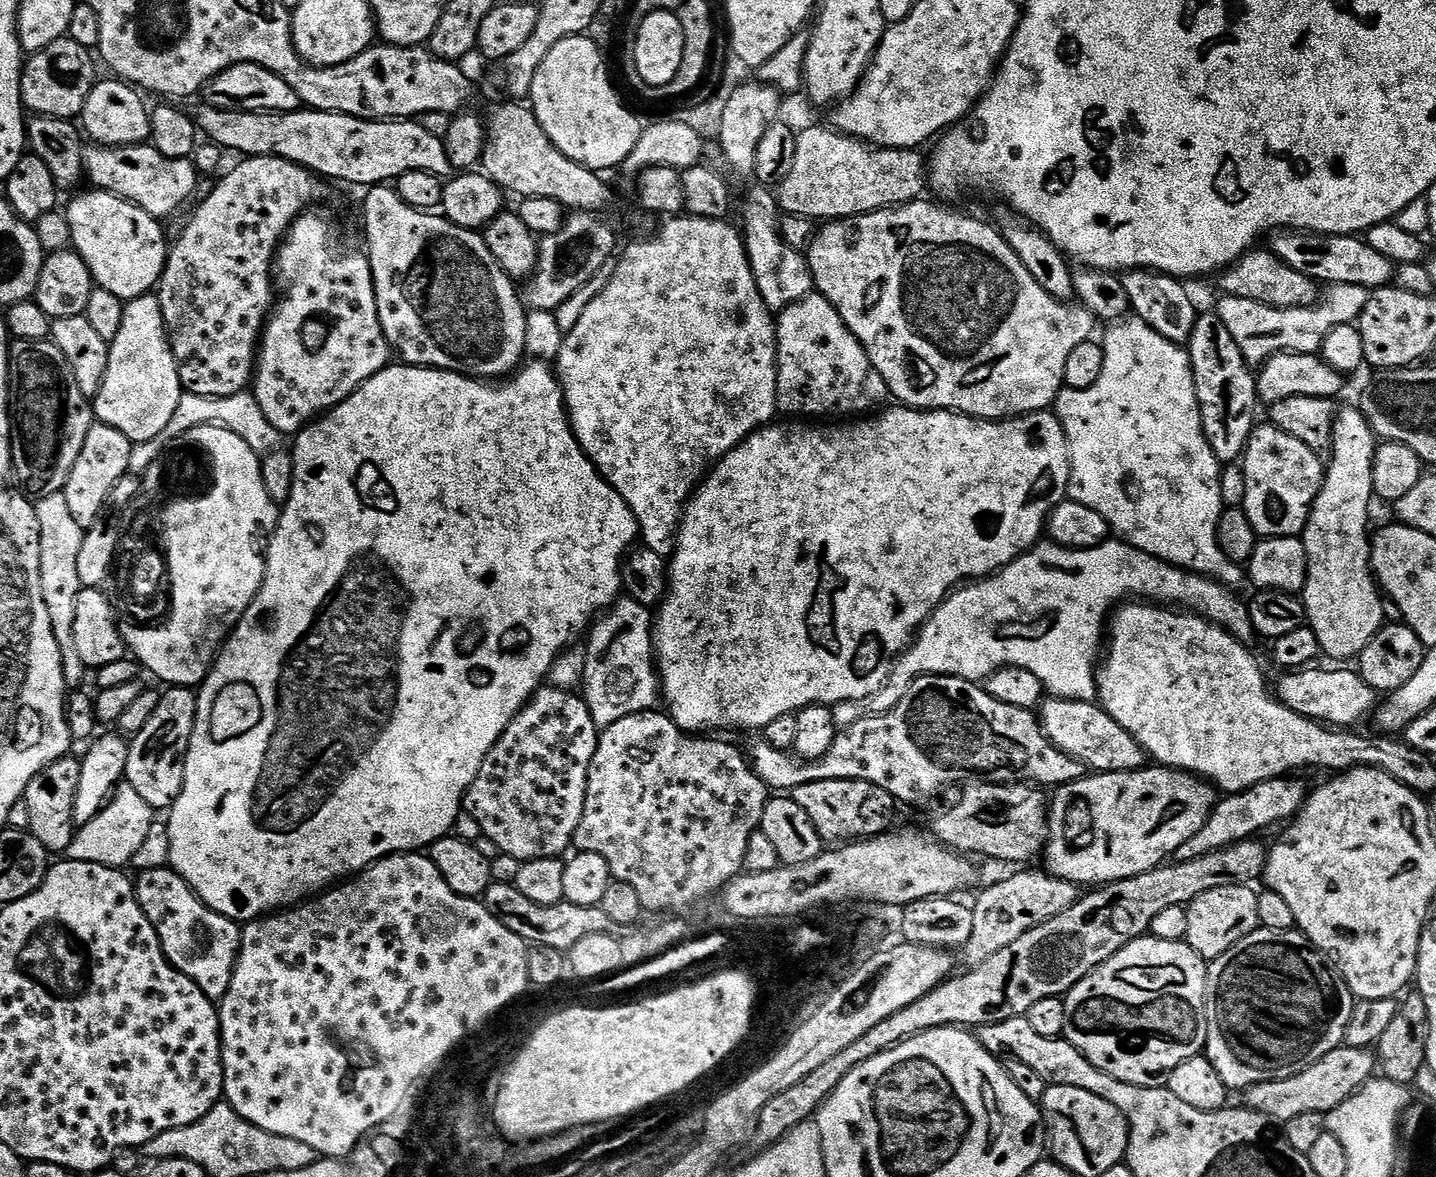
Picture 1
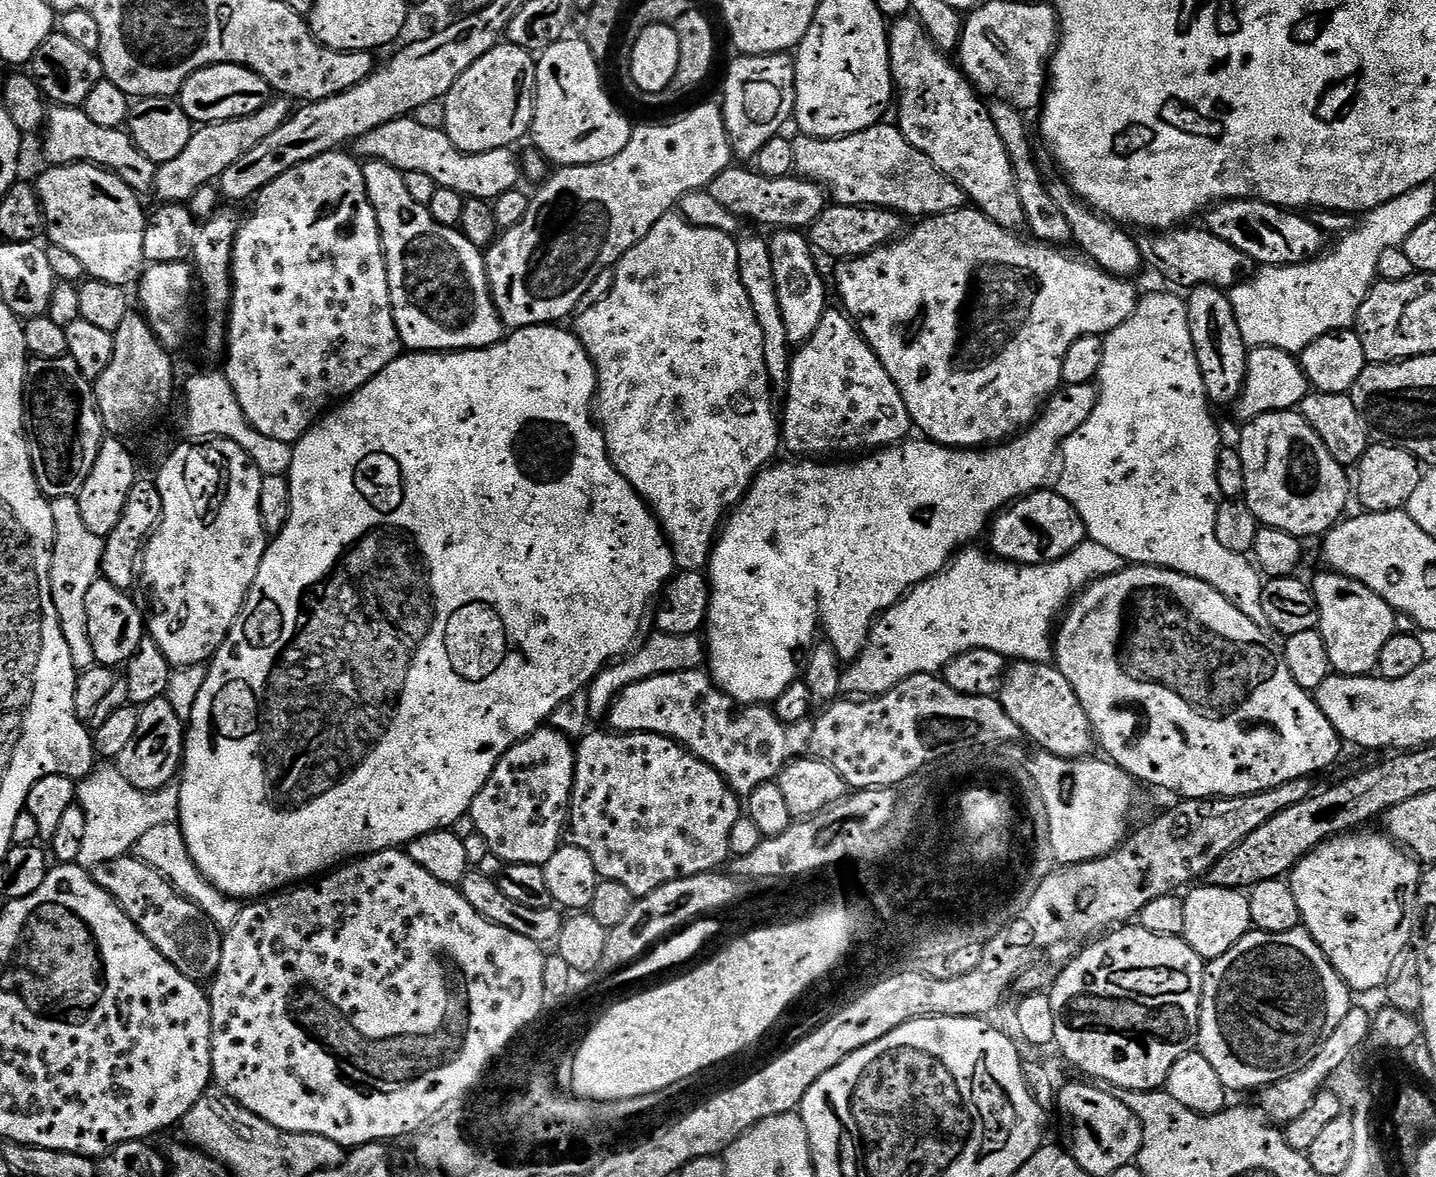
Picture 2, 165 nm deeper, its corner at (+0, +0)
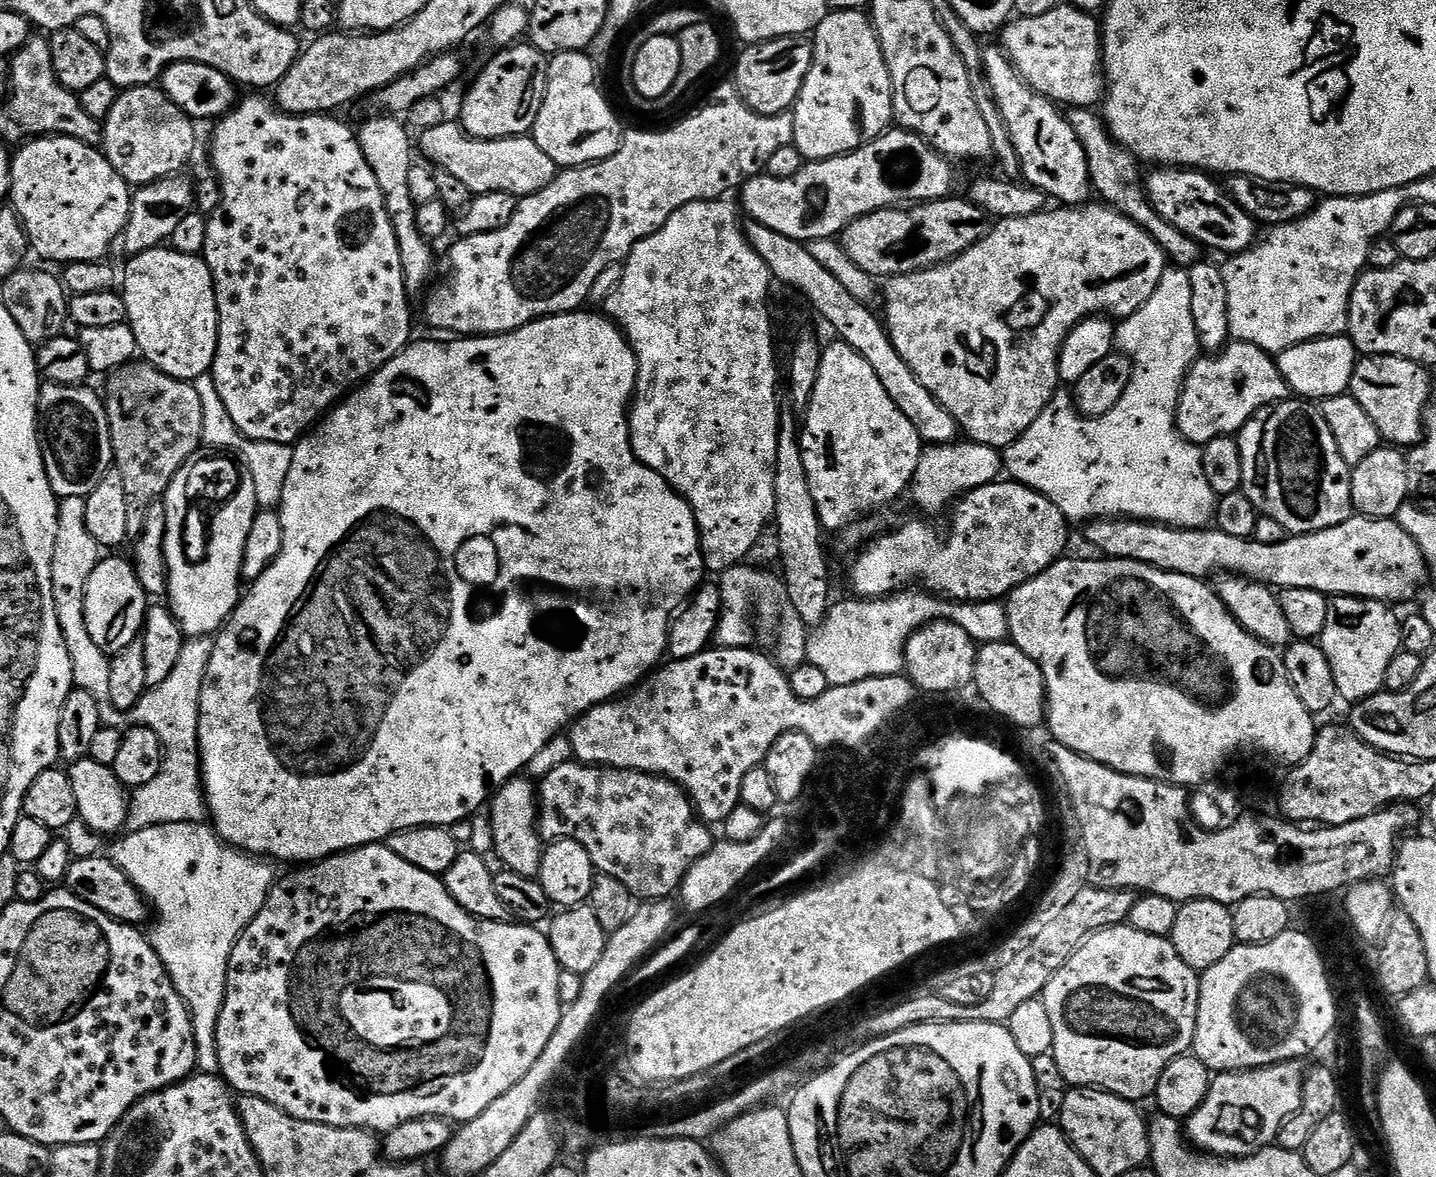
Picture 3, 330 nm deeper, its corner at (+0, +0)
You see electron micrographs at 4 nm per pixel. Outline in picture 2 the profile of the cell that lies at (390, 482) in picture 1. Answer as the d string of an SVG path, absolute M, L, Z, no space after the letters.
M535 324L529 328L509 331L504 339L491 344L489 348L471 348L465 352L402 354L397 360L390 362L390 366L386 366L382 374L370 378L366 386L362 386L353 396L349 396L317 420L314 427L301 440L296 441L292 449L292 464L286 473L292 495L290 518L283 530L269 543L268 550L262 558L262 566L258 566L258 578L254 578L254 586L248 591L244 609L240 611L240 617L229 630L228 637L208 664L206 682L202 682L202 690L198 690L198 702L194 702L192 717L186 722L184 763L178 777L178 823L186 846L190 850L190 858L194 860L200 873L219 892L241 902L267 898L281 890L291 889L301 882L311 881L321 874L327 874L345 862L370 856L373 852L381 852L387 848L407 846L410 841L422 834L451 829L452 824L458 822L458 818L471 813L472 800L482 790L482 786L486 786L494 766L498 766L506 750L510 750L519 740L525 740L539 728L545 727L551 721L554 710L558 710L558 706L566 702L566 698L585 691L603 668L621 659L637 643L636 635L644 624L644 615L647 612L649 615L654 598L663 593L668 581L677 571L676 560L672 556L672 545L664 537L652 509L636 493L634 486L630 486L630 482L626 482L626 478L618 474L618 470L612 464L604 434L594 419L595 398L596 367L590 354L586 354L575 331L568 329L567 332L564 326L556 324Z

